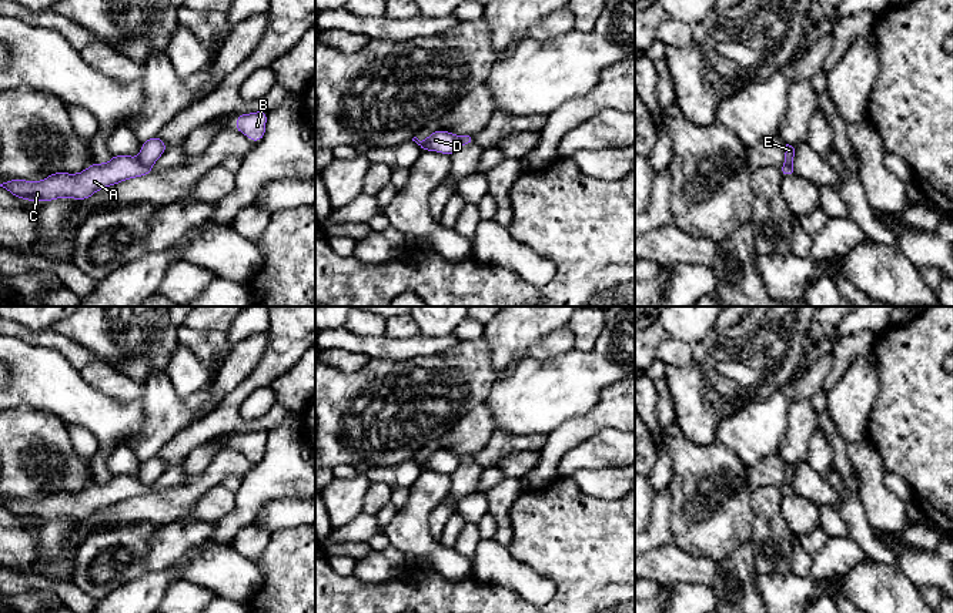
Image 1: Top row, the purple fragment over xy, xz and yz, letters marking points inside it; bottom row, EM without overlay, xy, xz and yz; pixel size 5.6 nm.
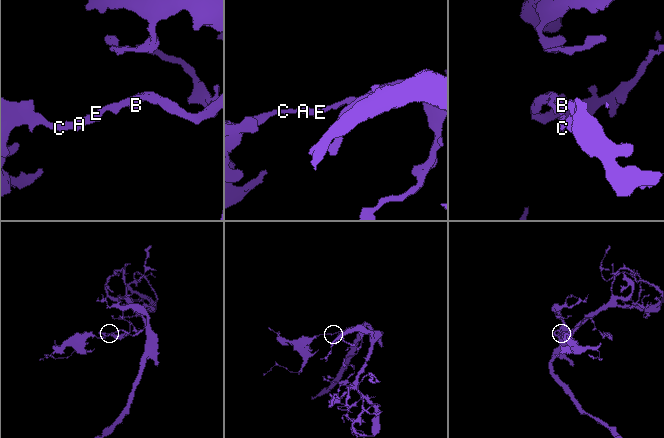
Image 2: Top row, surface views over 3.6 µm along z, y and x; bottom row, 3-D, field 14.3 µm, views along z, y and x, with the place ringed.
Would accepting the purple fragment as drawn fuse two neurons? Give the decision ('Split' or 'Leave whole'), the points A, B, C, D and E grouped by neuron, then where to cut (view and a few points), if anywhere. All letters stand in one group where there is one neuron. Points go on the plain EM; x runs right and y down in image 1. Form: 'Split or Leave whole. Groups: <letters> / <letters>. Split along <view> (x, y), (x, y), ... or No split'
Split. Groups: A C D / B E. Split along xy (137, 478), (150, 486)

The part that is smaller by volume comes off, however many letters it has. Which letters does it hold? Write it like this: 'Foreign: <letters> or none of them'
Foreign: A, C, D

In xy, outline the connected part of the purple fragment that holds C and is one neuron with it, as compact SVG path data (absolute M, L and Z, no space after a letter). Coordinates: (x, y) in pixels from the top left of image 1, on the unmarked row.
M113 475L108 482L93 482L78 493L54 492L41 500L10 499L0 506L27 520L46 522L61 516L87 519L101 508L147 495L151 490L154 490L153 486L146 486L136 476Z

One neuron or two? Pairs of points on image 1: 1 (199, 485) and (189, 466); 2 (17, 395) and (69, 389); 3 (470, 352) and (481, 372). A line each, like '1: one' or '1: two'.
1: two
2: one
3: one

